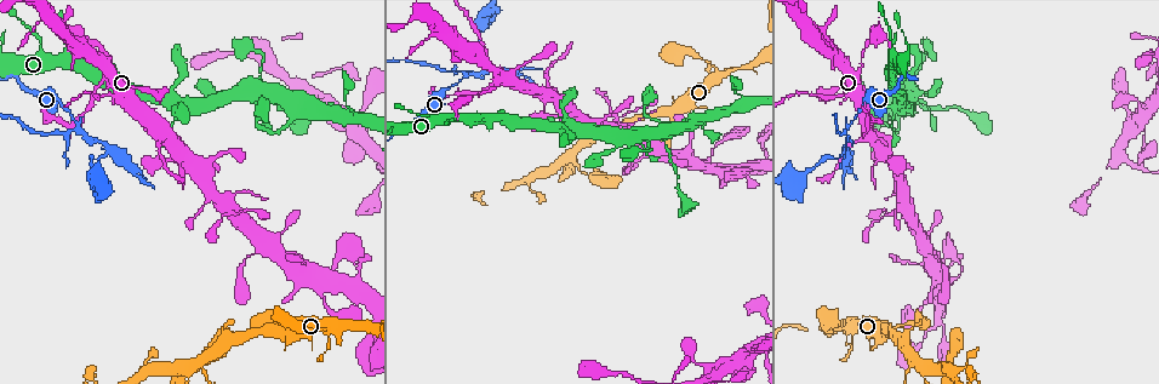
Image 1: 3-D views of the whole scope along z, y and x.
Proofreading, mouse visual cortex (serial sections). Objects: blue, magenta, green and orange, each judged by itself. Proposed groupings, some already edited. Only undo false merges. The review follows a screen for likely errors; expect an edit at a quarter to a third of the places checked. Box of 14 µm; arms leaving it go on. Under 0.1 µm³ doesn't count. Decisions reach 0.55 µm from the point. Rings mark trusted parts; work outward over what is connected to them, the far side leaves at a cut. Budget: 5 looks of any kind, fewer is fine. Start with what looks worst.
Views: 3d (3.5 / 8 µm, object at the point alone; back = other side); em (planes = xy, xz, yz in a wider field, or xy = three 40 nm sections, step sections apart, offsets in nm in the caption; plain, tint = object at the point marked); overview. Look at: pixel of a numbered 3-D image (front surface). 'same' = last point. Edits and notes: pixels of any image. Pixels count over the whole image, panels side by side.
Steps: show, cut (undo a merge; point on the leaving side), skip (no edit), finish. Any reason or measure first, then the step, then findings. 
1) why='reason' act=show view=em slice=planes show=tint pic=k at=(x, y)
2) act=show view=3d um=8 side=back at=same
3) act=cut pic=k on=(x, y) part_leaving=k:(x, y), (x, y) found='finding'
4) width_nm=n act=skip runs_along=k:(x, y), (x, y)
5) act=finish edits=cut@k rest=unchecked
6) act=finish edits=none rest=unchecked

why='sharp bend' act=show view=3d um=3.5 pic=1 at=(76, 125)

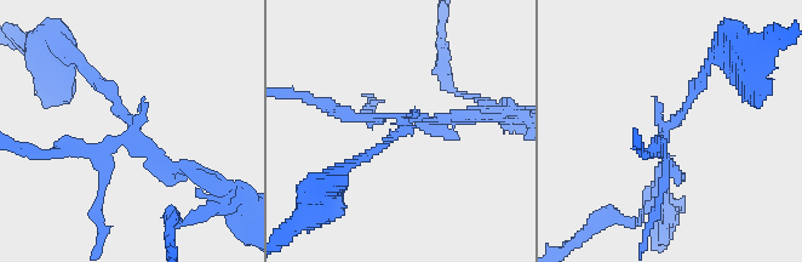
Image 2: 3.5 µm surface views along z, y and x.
why='shape alone is not enough' act=show view=em slice=planes show=tint pic=2 at=(667, 132)

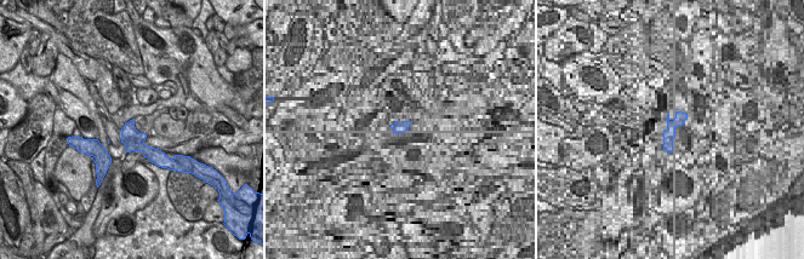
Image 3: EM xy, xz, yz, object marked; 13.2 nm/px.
act=cut pic=2 on=(147, 153) part_leaving=2:(129, 120), (158, 161), (218, 183) found='two cells meet here'

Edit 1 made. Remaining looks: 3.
why='sharp bend' act=show view=3d um=3.5 pic=1 at=(315, 331)

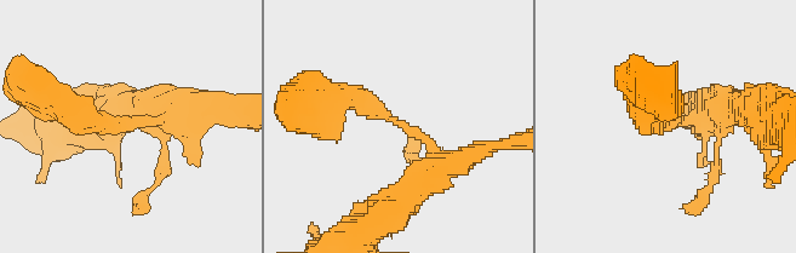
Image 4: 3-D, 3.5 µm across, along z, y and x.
arm_widths_nm=300,300 why='shape alone is not enough' act=show view=em slice=xy step=5 show=tint pic=4 at=(122, 122)

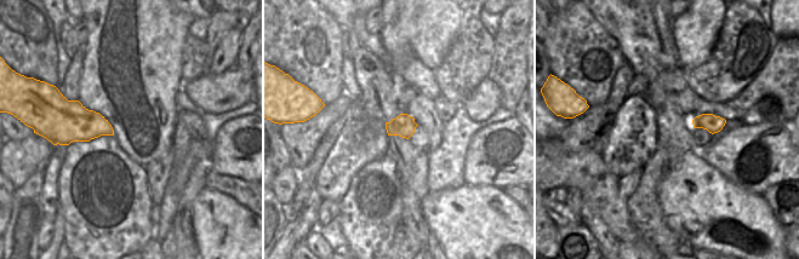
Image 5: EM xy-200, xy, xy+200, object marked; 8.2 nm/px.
act=skip runs_along=4:(429, 173), (422, 136), (358, 99), (325, 108) found='all the same cell'

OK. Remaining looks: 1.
act=finish edits=cut@2 rest=unchecked

